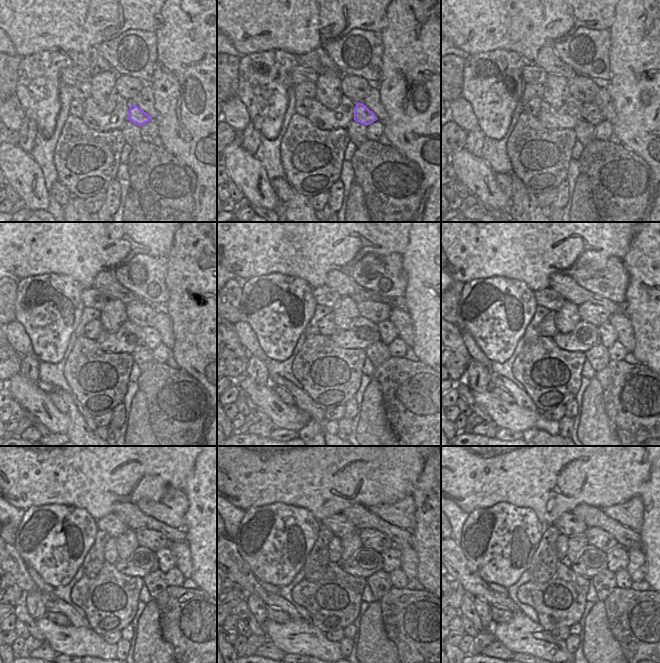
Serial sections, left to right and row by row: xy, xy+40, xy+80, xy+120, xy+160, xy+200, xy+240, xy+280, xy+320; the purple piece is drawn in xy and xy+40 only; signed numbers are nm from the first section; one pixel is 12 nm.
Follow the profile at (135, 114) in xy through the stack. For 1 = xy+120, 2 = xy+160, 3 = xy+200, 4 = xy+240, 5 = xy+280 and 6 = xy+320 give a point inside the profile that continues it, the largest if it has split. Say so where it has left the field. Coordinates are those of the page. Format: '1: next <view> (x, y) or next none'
1: next xy+120 (151, 338)
2: next xy+160 (386, 329)
3: next xy+200 (610, 336)
4: next xy+240 (167, 560)
5: next xy+280 (391, 558)
6: next xy+320 (618, 559)

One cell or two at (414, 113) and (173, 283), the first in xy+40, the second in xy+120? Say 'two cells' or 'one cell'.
one cell

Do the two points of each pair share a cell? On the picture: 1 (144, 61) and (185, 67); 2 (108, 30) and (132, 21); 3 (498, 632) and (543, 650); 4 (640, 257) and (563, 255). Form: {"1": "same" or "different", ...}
{"1": "different", "2": "same", "3": "same", "4": "different"}

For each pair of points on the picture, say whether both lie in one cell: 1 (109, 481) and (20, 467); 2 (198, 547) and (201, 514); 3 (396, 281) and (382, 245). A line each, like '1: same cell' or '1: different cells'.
1: same cell
2: same cell
3: different cells

